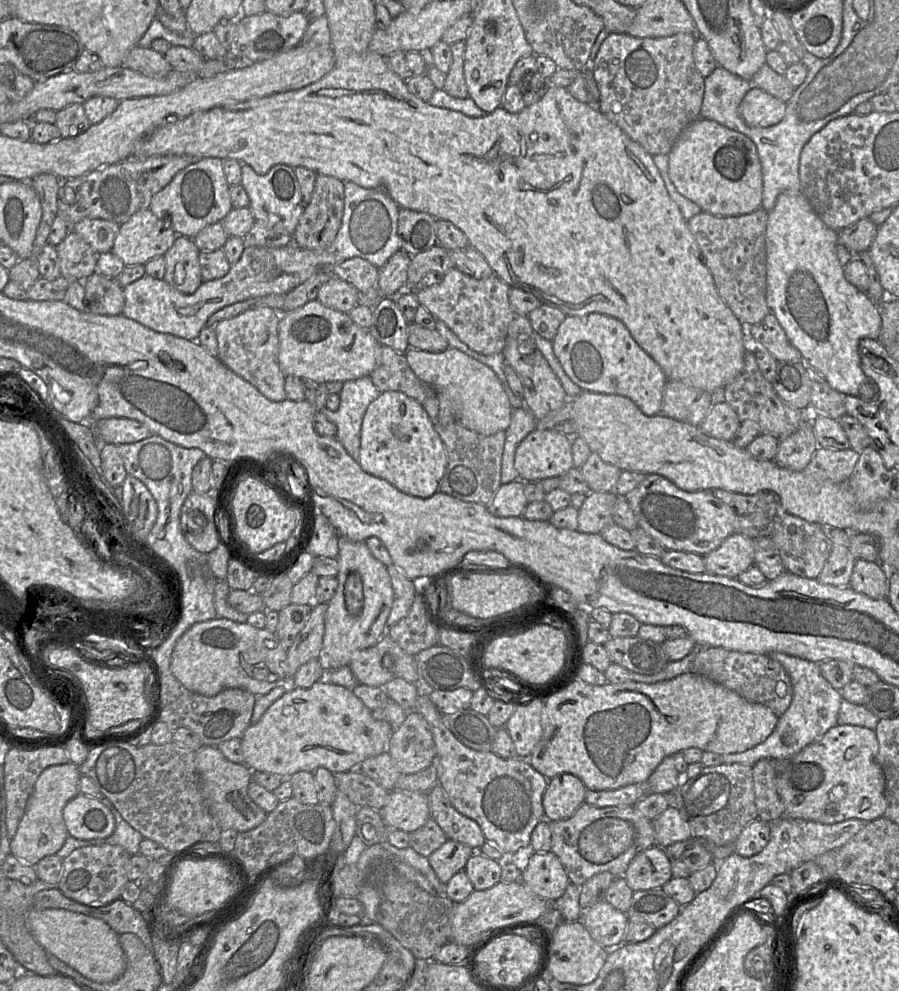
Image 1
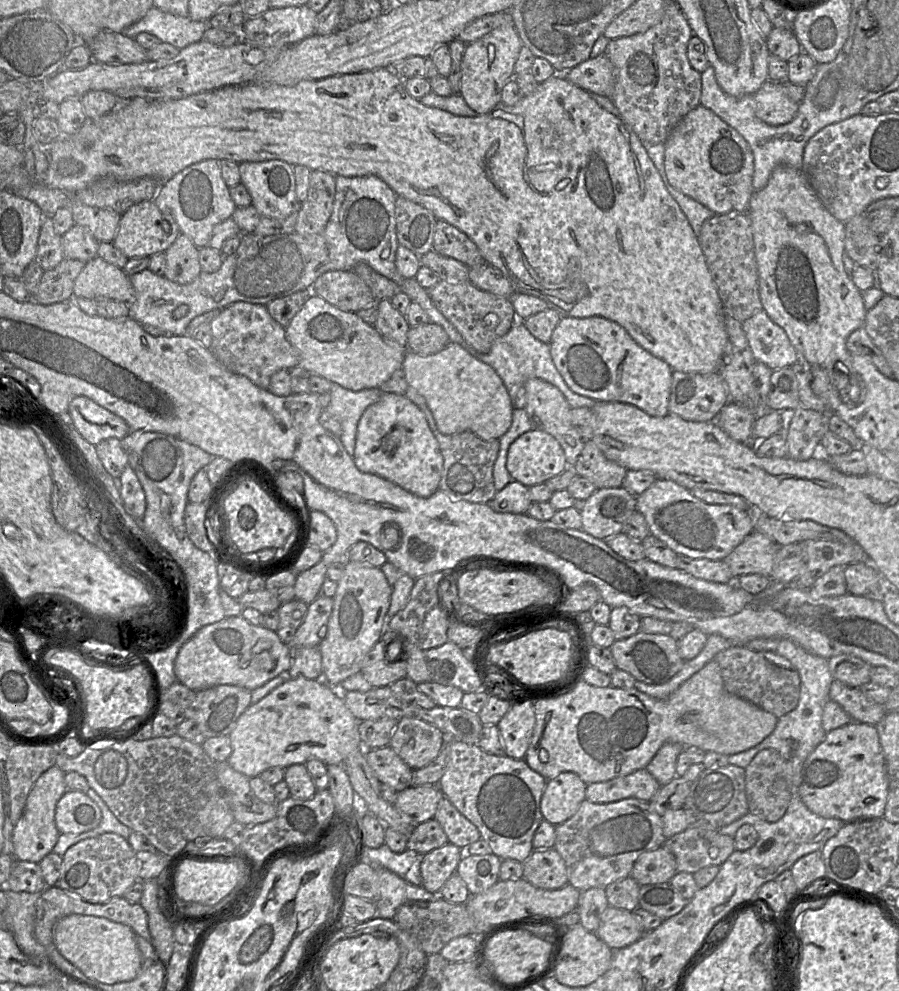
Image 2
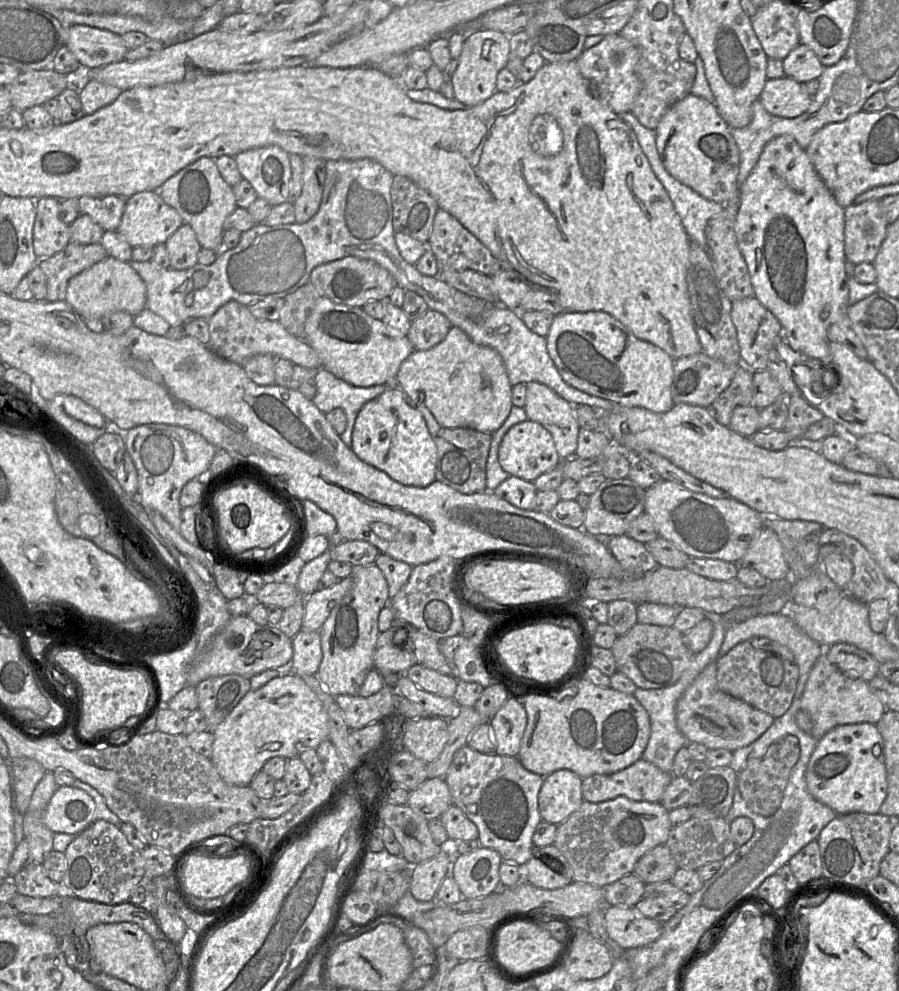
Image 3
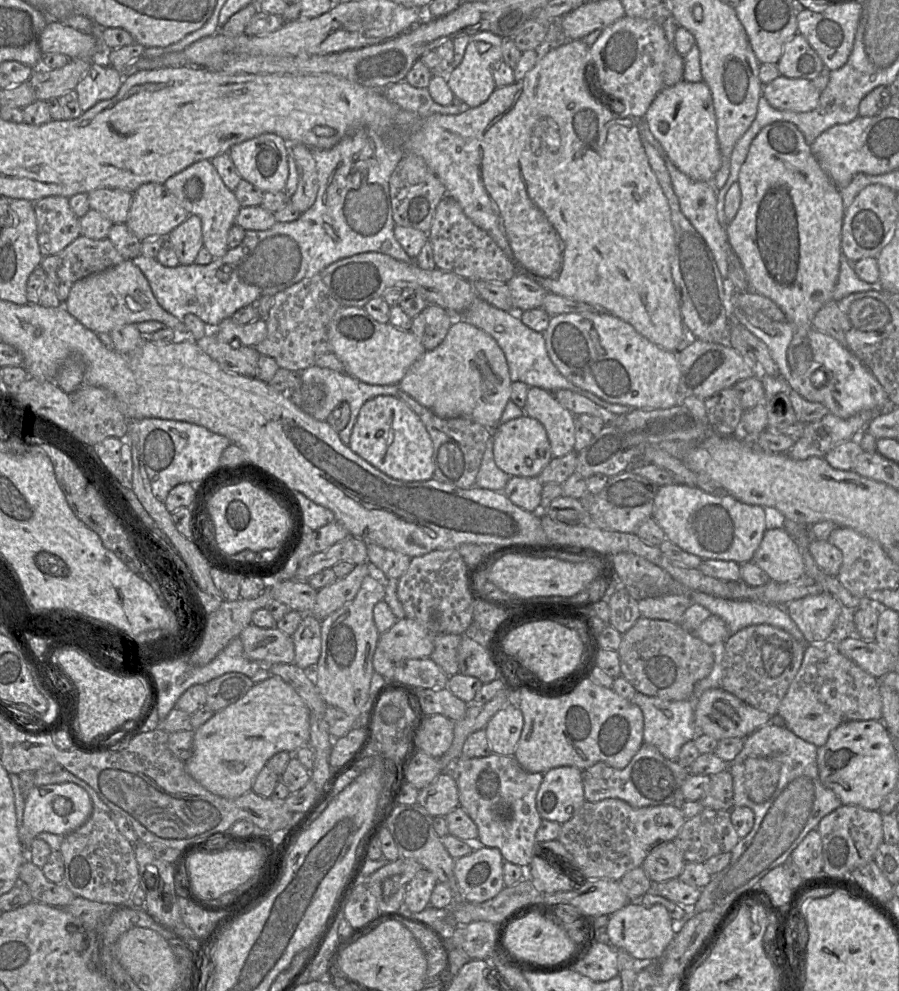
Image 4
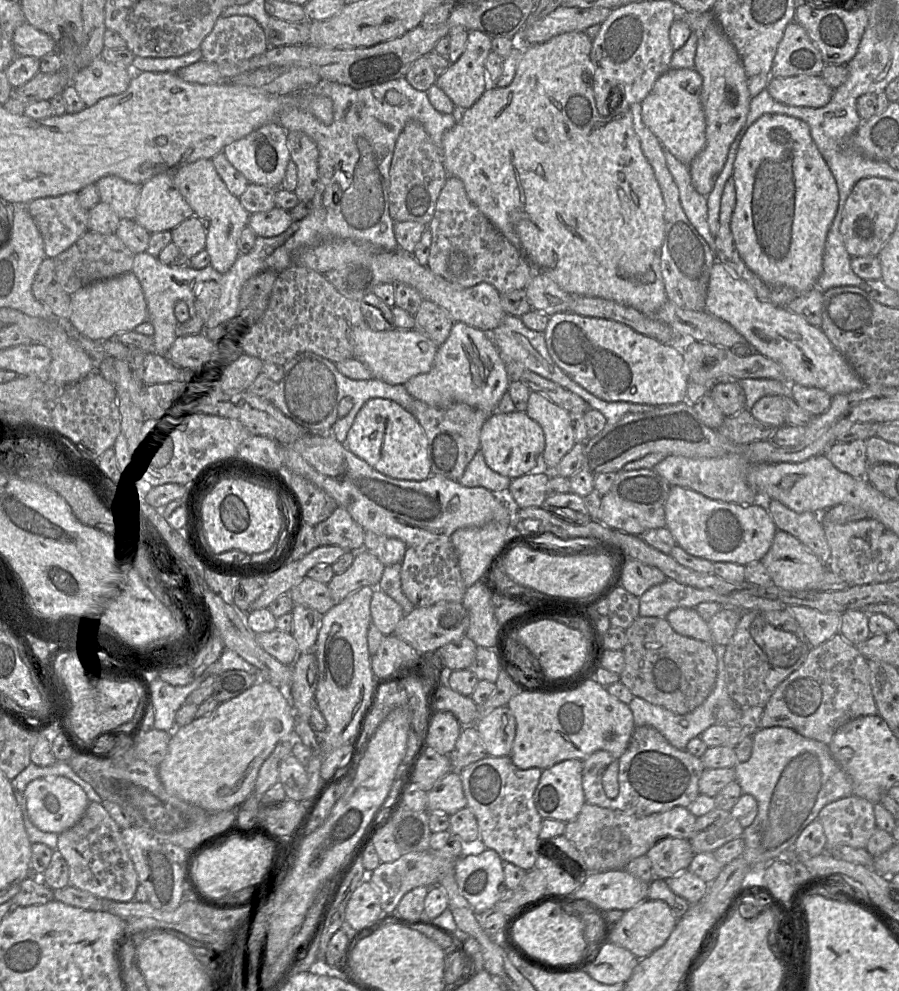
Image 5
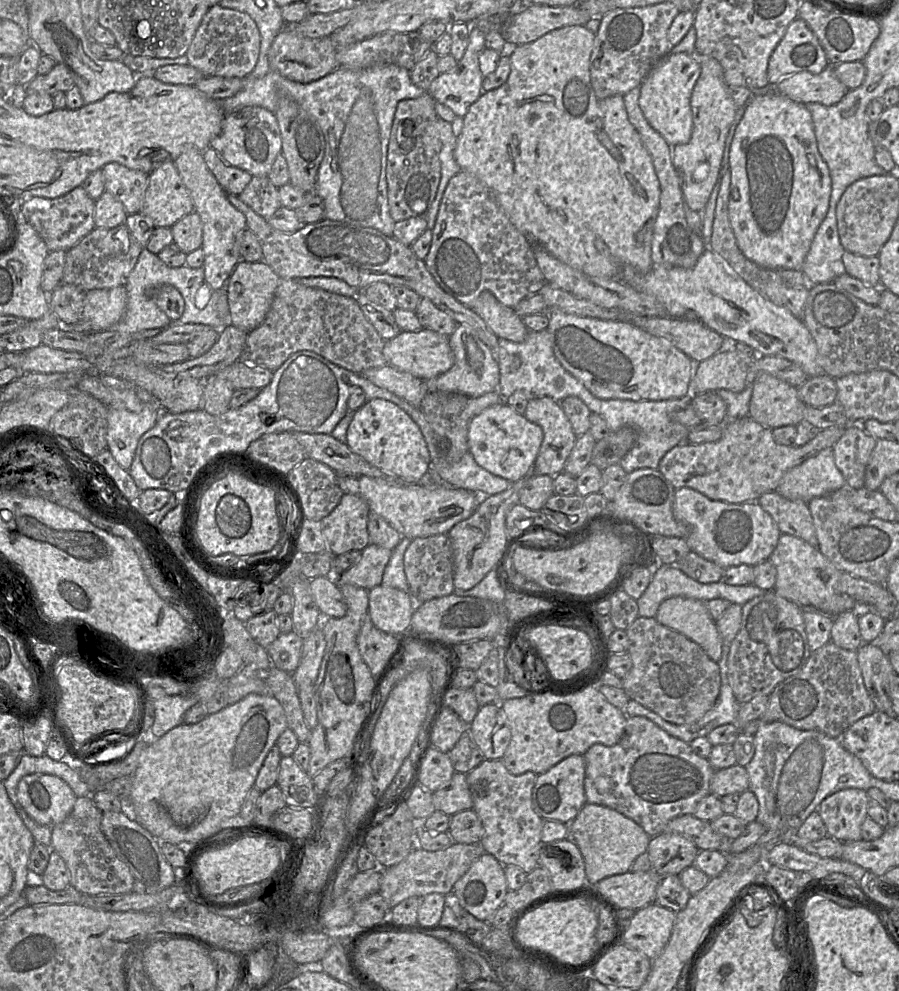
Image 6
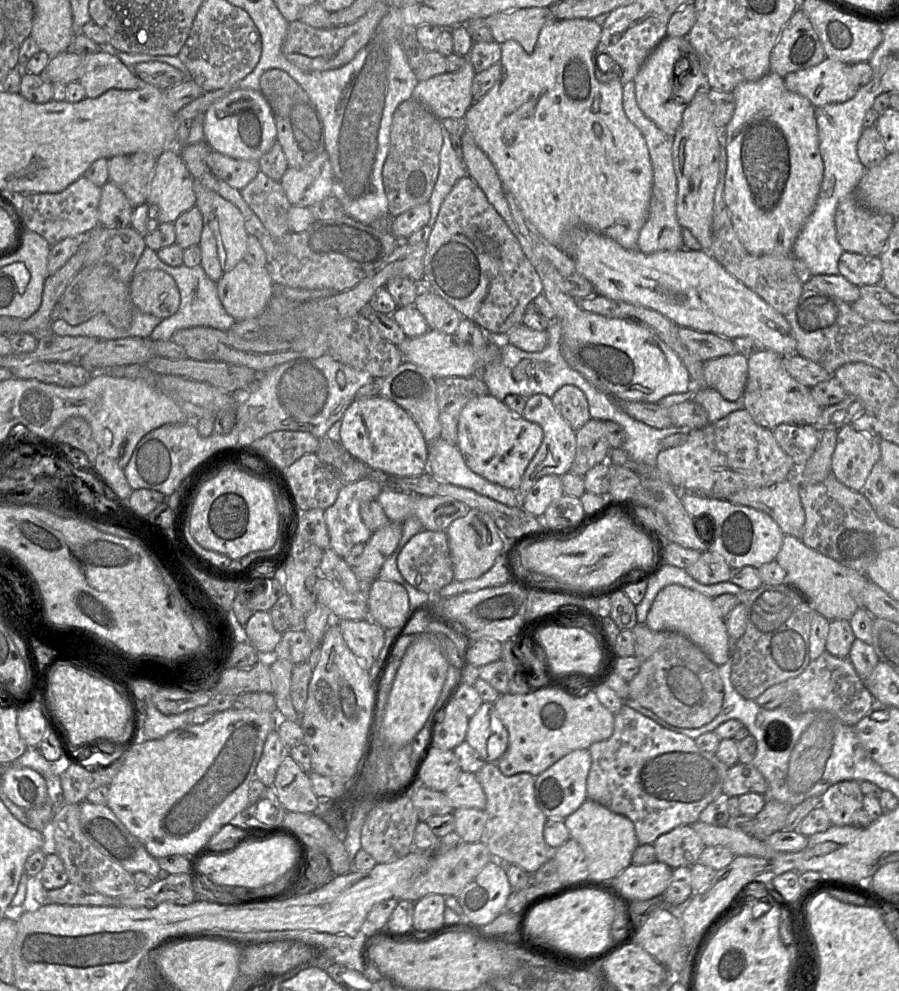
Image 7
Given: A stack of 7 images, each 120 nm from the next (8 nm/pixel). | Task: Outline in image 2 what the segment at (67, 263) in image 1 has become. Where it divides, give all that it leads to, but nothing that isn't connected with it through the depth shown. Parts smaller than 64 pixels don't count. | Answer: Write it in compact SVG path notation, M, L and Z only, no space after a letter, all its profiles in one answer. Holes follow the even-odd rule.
M76 224L62 236L62 250L66 259L88 263L99 257L99 244L87 228Z

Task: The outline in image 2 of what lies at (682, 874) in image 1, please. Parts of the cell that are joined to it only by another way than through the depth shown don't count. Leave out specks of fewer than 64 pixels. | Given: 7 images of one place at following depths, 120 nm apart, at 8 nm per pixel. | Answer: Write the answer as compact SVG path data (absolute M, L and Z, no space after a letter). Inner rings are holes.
M690 826L666 839L664 847L675 857L677 871L691 874L709 866L720 867L736 850L734 837L721 834L719 829L699 829Z

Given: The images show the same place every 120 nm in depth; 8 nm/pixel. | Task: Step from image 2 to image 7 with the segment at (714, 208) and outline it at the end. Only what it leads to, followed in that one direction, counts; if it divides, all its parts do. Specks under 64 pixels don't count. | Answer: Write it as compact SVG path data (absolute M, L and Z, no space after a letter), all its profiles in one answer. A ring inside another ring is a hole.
M668 36L648 56L634 83L639 108L661 130L673 137L681 125L684 110L696 92L707 87L703 61L699 61L687 38Z

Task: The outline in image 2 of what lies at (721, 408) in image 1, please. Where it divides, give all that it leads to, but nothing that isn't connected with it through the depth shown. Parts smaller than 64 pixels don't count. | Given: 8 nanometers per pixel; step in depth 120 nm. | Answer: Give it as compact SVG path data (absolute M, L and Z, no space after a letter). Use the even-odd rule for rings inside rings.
M729 402L720 411L715 423L733 440L750 445L752 426L756 418L756 415L750 409Z

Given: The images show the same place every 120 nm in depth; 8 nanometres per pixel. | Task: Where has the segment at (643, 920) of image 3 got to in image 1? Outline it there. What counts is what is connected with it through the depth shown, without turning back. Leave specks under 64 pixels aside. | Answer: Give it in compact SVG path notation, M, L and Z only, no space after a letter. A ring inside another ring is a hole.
M605 900L590 908L581 908L579 921L592 938L606 949L612 949L625 941L629 918Z

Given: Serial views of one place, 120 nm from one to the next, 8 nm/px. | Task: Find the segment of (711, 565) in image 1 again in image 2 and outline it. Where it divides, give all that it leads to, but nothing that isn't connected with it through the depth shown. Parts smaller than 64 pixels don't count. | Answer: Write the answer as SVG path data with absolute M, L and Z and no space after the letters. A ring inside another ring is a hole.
M753 531L723 561L736 578L746 574L770 577L777 546L781 545Z

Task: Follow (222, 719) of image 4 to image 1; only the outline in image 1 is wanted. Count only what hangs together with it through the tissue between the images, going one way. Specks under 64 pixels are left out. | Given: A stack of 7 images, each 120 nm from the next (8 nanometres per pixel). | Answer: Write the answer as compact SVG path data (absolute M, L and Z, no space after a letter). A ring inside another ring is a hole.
M323 678L310 688L291 687L241 737L244 764L251 771L289 778L299 771L326 768L333 774L358 768L365 759L388 752L394 732L391 725L374 719L371 710L352 690Z

